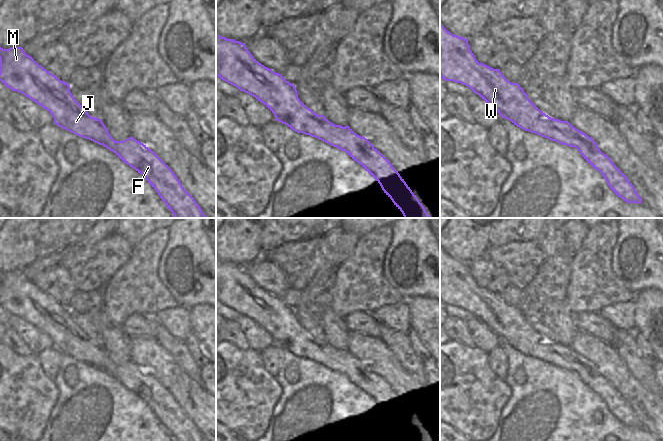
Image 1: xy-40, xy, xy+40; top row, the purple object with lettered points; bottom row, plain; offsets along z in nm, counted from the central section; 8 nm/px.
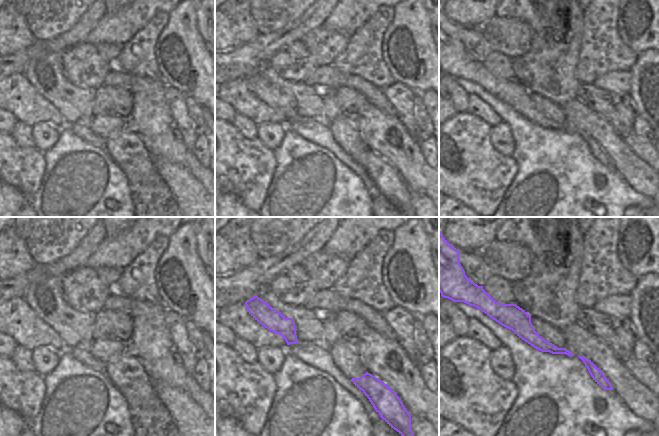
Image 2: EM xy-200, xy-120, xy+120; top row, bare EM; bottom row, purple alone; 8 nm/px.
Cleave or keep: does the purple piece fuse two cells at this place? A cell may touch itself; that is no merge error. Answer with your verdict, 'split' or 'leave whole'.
leave whole

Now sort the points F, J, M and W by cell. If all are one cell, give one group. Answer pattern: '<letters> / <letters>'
F J M W

